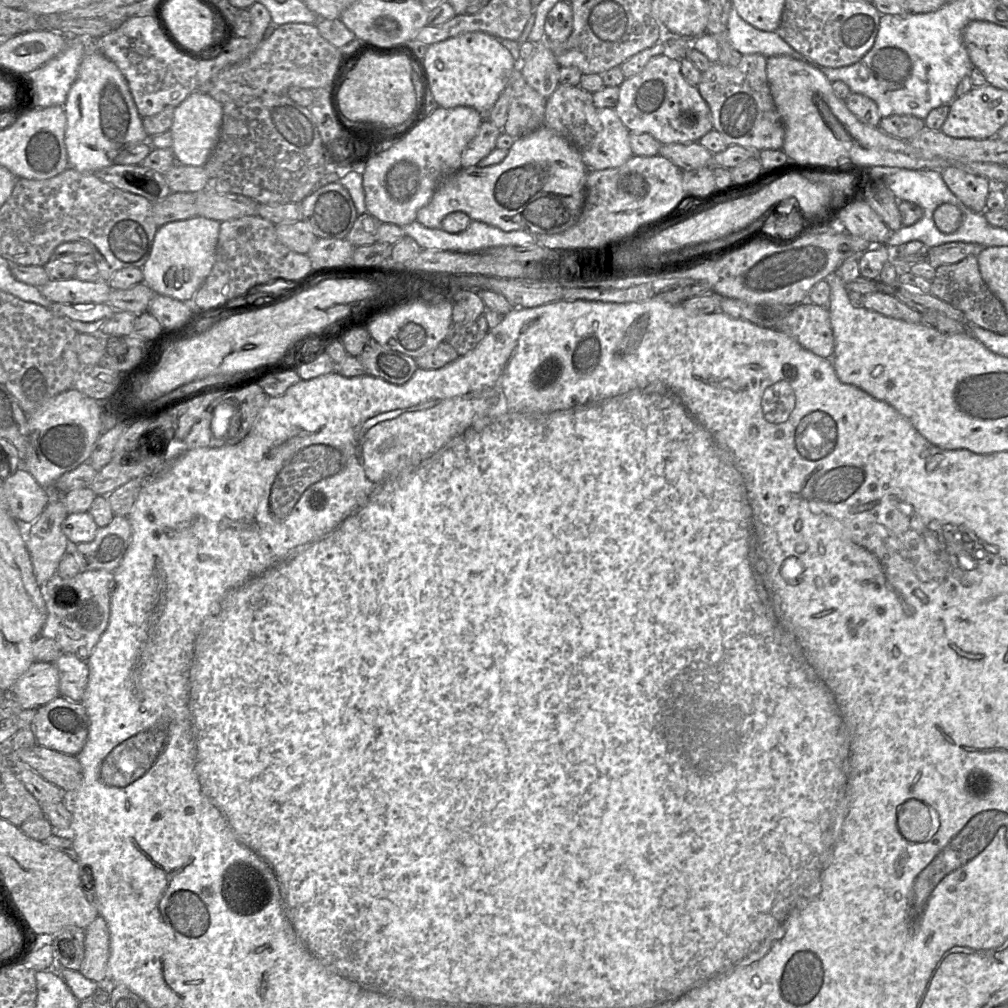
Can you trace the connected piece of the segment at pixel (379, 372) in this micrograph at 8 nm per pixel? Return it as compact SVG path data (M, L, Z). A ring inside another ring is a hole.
M372 338L357 358L365 375L381 378L395 385L405 384L418 369L412 357L385 348Z

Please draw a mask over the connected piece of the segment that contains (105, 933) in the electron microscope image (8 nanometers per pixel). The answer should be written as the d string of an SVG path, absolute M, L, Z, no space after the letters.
M97 916L85 929L85 955L80 973L101 985L106 985L107 963L110 954L110 934L102 916Z

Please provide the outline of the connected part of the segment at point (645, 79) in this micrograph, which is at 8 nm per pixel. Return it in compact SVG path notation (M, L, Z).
M664 55L653 57L644 69L620 85L615 111L630 133L648 133L661 144L698 142L702 136L713 129L711 111L701 97L697 86L686 81L681 73L680 60Z

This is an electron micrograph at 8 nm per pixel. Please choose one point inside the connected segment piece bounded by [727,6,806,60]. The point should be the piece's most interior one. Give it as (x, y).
(743, 37)

